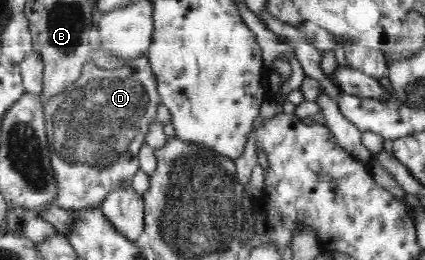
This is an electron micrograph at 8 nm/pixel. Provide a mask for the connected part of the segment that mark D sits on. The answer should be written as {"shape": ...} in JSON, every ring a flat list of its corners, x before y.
{"shape":[[144,55,137,58,128,59,127,63,118,67,117,69,103,69,95,66,91,61,82,69,82,74,72,85,68,86,61,94,56,94,50,101,46,102,44,106,45,114,45,129,47,132,47,139,50,146,50,163,52,164,53,173,55,176,57,193,55,196,55,203,65,208,66,210,82,210,90,207,100,207,104,198,116,185,130,185,132,178,138,172,139,160,138,154,143,144,146,144,145,138,151,122,156,121,156,114,158,105,161,102,160,94,157,90,156,76,149,65,148,56]]}

